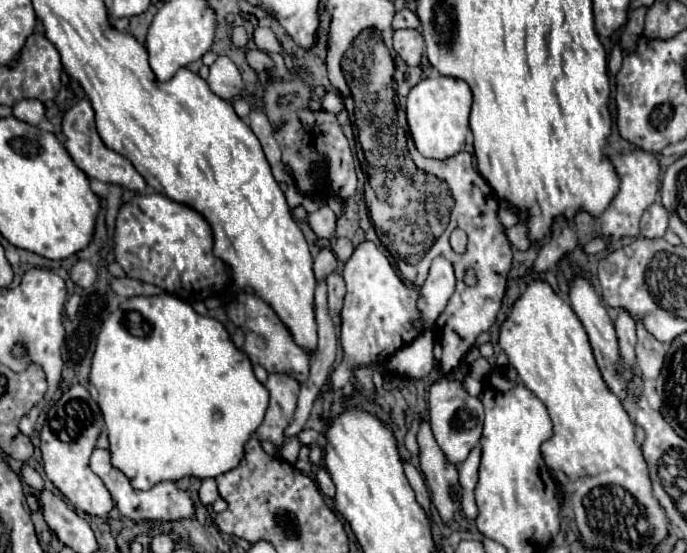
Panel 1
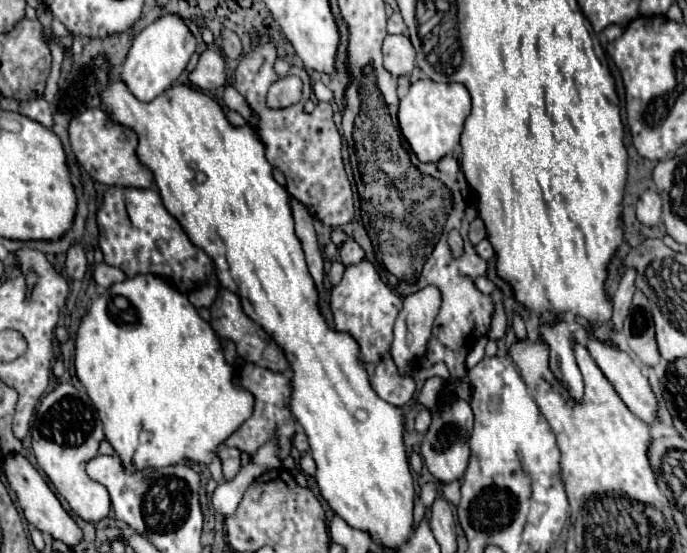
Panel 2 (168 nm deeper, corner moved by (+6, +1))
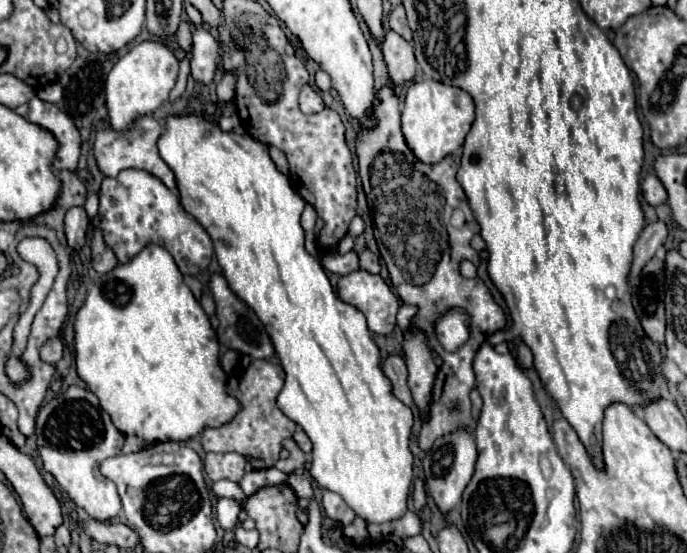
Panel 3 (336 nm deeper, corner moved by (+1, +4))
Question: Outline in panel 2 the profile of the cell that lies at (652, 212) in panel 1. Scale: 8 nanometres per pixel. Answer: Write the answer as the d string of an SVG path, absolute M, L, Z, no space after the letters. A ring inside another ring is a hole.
M643 191L637 201L637 219L643 225L655 227L661 219L661 197L655 191Z

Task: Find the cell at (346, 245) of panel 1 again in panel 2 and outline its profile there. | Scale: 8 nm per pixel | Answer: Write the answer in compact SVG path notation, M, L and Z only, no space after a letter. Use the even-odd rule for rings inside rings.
M347 239L347 241L341 245L339 253L341 253L343 265L357 265L357 263L361 263L361 261L365 259L365 251L363 251L353 239Z

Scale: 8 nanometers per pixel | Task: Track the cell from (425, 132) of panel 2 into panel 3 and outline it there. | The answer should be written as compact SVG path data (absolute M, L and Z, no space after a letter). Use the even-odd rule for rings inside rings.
M422 80L408 88L404 110L402 110L402 132L404 138L418 156L420 162L436 164L444 156L454 154L462 144L464 138L474 122L474 102L468 92L456 86L448 86L436 80Z

